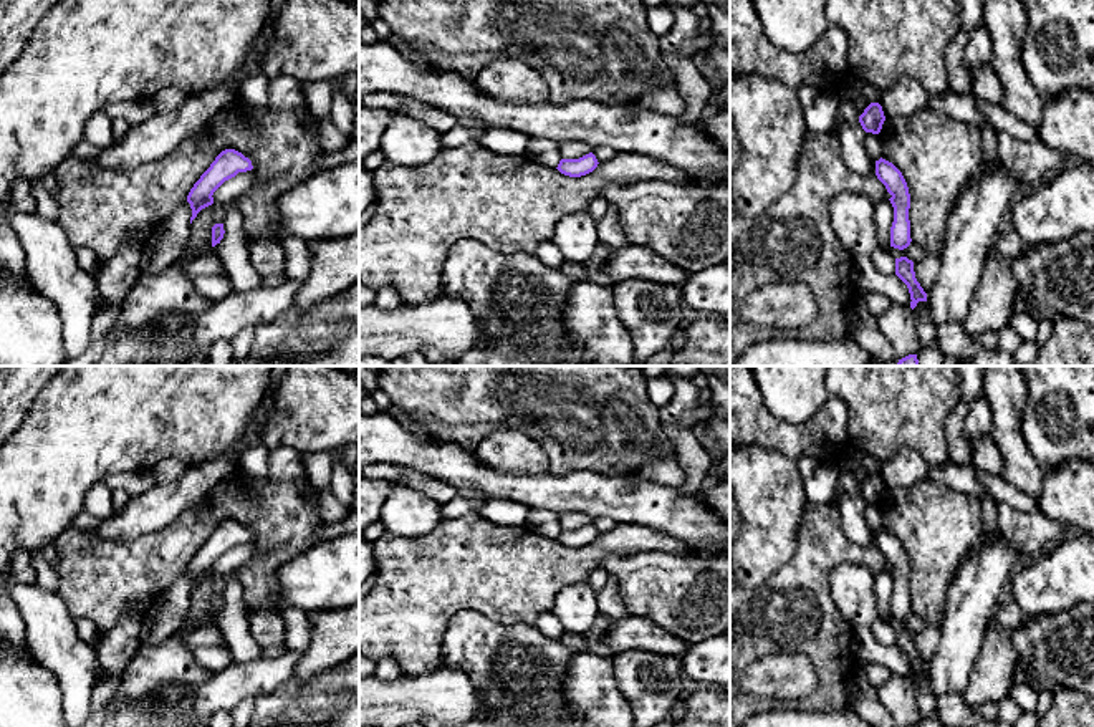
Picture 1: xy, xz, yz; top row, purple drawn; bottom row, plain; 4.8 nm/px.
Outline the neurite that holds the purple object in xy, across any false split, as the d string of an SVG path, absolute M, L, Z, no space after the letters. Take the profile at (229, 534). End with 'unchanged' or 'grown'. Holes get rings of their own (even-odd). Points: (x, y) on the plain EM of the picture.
M235 520L222 522L187 566L187 573L192 580L190 595L202 580L214 575L212 566L225 551L252 540L252 532L242 523Z; unchanged

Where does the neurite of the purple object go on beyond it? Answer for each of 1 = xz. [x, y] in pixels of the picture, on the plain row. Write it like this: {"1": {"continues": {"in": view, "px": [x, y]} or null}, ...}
{"1": {"continues": null}}

